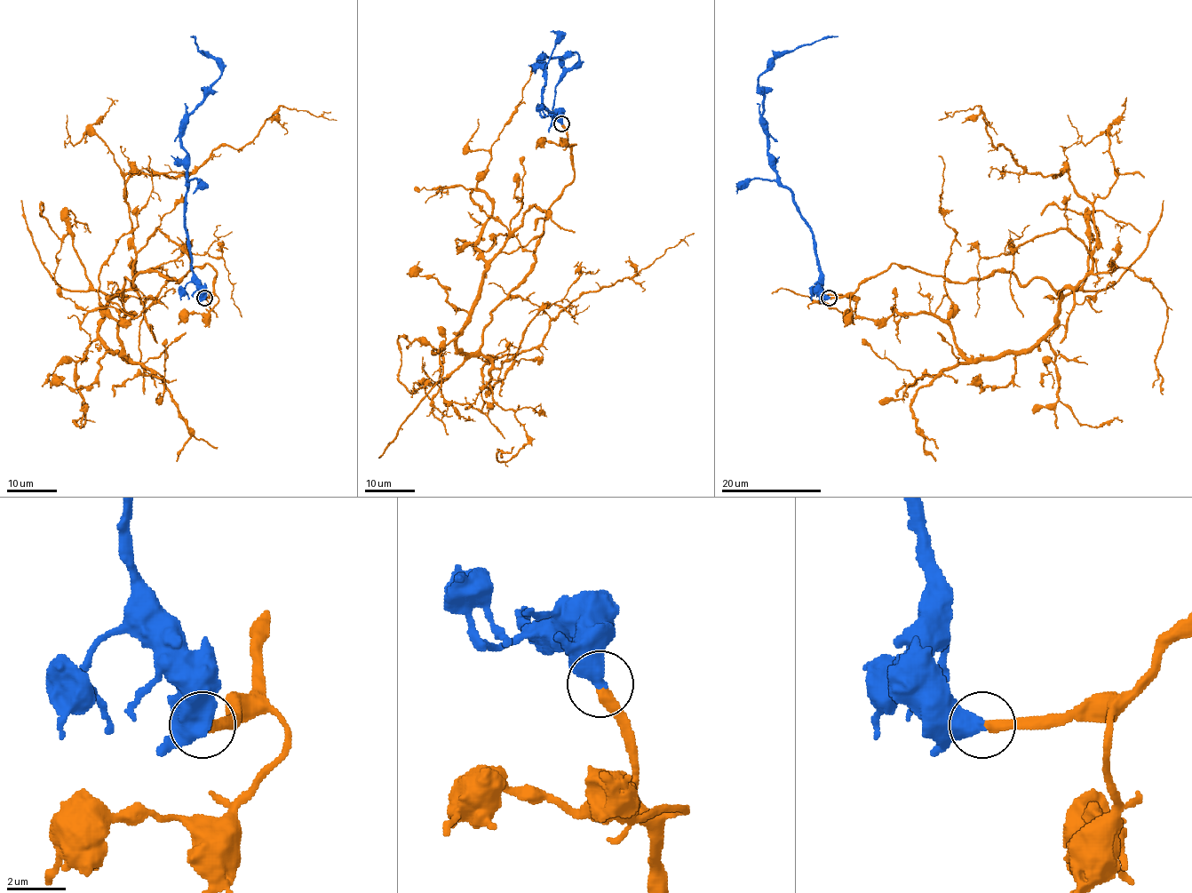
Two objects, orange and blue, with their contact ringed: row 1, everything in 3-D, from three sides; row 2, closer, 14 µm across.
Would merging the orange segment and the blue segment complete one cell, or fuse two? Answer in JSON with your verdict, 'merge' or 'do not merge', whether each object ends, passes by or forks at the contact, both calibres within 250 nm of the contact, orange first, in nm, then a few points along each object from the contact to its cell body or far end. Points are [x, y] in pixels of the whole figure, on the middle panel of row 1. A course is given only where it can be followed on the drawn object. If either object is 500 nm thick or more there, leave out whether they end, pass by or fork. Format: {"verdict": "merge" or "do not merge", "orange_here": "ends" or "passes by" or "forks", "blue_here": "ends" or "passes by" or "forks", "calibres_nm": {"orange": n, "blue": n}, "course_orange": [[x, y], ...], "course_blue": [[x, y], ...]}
{"verdict": "merge", "calibres_nm": {"orange": 380, "blue": 600}, "course_orange": [[562, 123], [575, 177], [532, 270], [491, 312], [487, 387], [489, 362], [536, 347], [572, 301], [694, 233]], "course_blue": [[562, 123], [544, 106], [544, 64], [538, 61], [576, 52], [578, 61], [556, 87], [548, 132]]}

